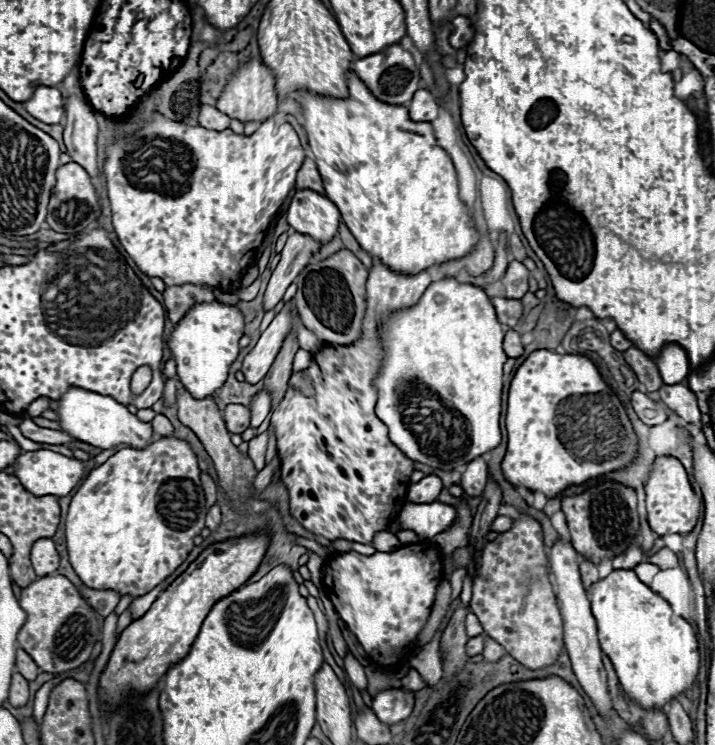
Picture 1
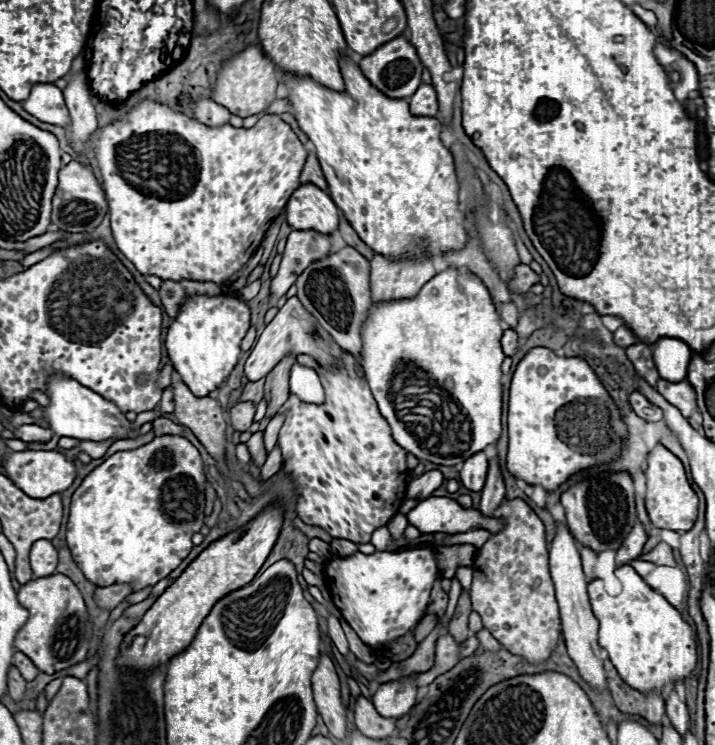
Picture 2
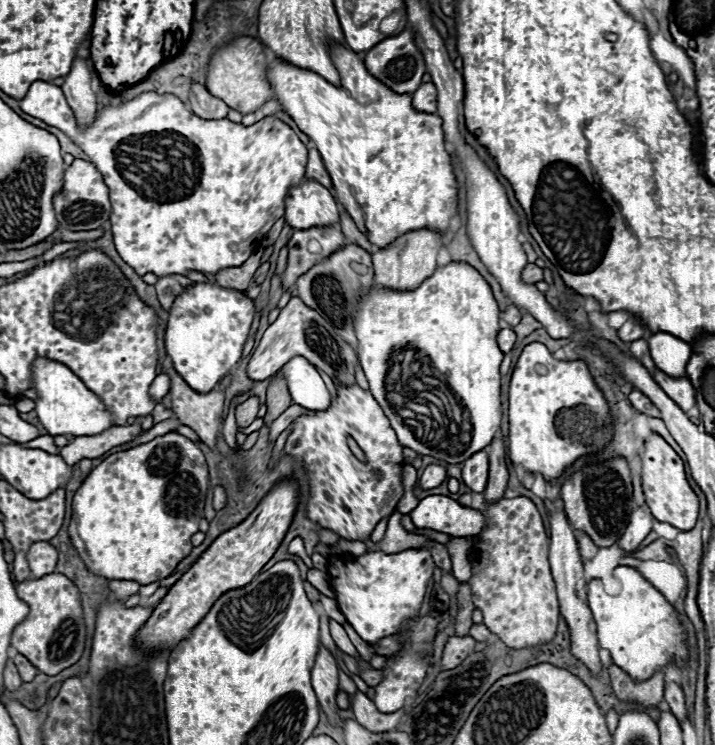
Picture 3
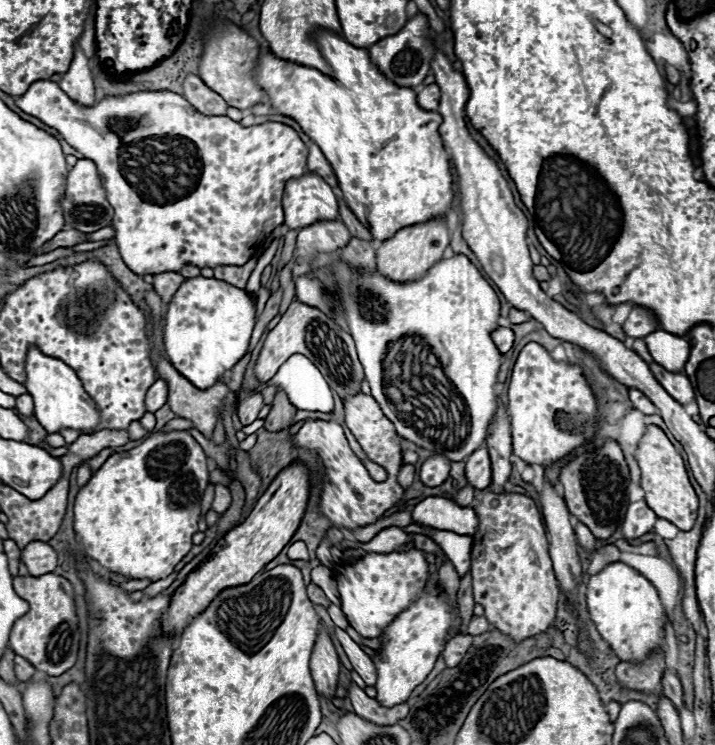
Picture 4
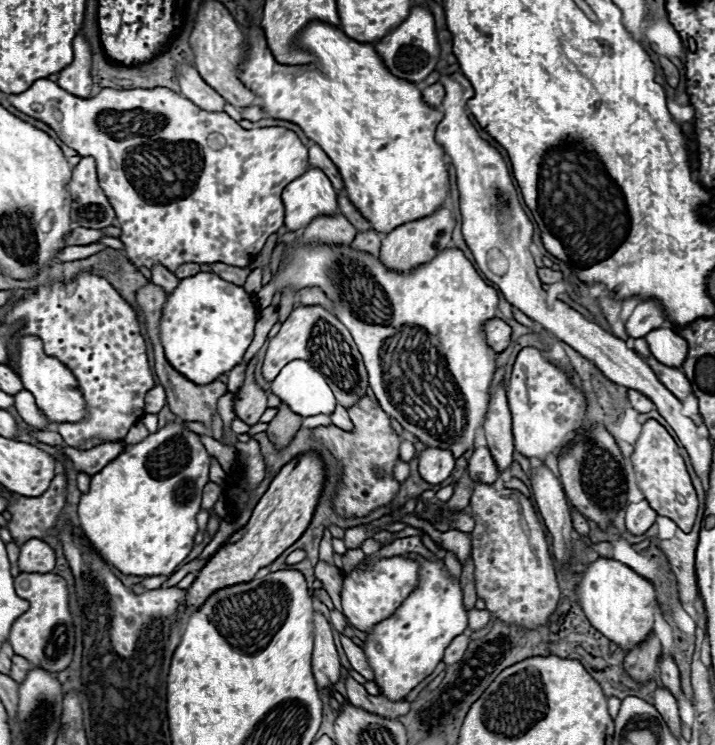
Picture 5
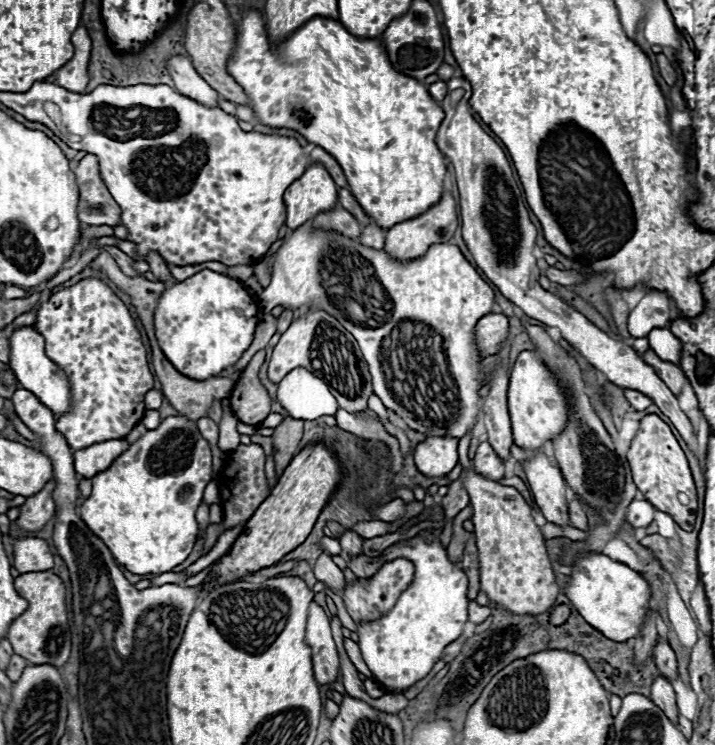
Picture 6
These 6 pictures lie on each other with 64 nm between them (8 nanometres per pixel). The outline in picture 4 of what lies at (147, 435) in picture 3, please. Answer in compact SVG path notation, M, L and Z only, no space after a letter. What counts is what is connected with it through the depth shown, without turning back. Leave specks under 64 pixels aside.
M172 418L170 422L166 422L158 432L170 432L170 430L188 430L188 428L192 428L192 424L188 422L188 420L184 420L184 418Z

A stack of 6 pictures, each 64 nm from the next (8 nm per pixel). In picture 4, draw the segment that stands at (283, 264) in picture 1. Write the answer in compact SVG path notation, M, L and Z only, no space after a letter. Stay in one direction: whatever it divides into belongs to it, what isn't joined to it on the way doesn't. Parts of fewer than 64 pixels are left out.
M340 220L316 222L298 232L296 250L292 256L292 278L306 274L316 256L312 254L330 254L344 248L350 240L350 232Z

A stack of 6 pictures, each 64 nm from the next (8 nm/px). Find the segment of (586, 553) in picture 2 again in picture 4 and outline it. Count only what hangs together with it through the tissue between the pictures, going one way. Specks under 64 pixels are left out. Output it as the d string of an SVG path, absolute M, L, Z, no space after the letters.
M576 524L576 536L578 536L580 546L582 546L586 552L596 552L596 540L594 540L592 532L590 532L584 524Z

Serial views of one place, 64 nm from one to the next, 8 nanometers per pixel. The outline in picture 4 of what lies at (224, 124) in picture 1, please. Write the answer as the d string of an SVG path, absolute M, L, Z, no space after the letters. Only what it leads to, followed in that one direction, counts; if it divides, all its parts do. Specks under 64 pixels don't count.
M194 74L184 80L184 98L204 116L224 116L228 108L228 104Z

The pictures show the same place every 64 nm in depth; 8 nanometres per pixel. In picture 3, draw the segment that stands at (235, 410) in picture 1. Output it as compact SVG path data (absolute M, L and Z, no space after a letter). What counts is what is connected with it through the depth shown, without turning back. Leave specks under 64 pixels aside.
M248 398L246 402L236 406L236 424L238 424L238 428L246 428L256 420L258 406L260 406L258 398Z

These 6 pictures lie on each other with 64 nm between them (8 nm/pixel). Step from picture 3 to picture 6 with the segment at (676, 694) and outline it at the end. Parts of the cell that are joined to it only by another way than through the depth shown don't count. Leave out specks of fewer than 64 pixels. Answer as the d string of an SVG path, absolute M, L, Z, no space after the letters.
M658 640L658 644L656 644L656 650L654 650L654 662L656 662L656 668L658 668L658 672L666 678L666 680L670 680L670 682L674 682L674 678L678 676L678 668L676 668L676 656L674 656L674 652L672 652L672 648L670 648L670 644L666 642L666 640Z

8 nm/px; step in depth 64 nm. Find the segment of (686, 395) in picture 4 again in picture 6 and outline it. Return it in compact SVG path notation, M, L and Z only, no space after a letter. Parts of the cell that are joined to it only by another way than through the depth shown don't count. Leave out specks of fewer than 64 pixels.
M652 350L644 352L642 358L646 360L646 364L650 364L650 366L656 370L656 374L664 380L664 384L666 384L674 394L680 394L680 392L682 392L682 388L684 388L684 384L686 384L686 376L684 376L684 372L680 370L680 366L660 360Z

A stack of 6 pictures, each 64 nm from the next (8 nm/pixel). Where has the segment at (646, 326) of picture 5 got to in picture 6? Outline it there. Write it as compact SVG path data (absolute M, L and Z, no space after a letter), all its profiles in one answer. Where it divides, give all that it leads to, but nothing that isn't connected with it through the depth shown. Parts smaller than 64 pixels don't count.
M648 290L646 296L628 316L628 332L634 338L644 338L648 336L650 330L668 326L670 318L672 318L670 298L664 292Z

